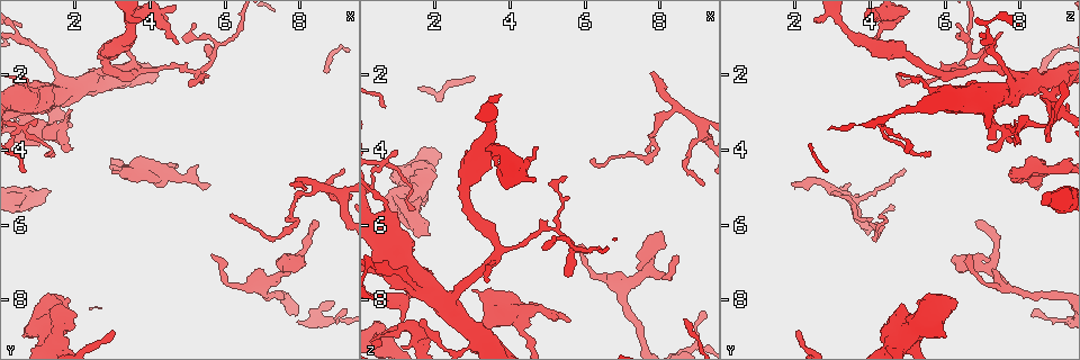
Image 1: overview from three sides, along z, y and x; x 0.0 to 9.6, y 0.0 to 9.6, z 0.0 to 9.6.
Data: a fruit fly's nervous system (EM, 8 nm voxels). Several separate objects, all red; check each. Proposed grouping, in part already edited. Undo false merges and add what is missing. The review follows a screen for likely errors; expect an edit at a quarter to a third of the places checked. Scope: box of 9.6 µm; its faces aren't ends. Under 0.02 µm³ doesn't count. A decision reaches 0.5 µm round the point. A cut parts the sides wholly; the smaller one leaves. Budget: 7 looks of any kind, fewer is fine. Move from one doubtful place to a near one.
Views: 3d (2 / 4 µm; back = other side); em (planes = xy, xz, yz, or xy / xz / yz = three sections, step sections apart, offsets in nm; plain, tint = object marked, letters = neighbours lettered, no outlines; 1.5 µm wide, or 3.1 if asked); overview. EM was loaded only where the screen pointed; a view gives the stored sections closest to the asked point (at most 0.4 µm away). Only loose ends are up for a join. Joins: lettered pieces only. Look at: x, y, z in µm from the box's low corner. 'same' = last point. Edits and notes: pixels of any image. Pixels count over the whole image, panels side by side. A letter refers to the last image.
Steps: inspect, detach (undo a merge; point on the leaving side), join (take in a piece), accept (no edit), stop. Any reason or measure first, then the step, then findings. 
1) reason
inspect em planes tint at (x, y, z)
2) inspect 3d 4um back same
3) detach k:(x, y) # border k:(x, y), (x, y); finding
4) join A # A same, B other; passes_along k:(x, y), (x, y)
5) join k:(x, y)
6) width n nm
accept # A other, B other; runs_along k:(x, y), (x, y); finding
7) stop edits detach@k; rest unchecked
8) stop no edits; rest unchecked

branch stops here
inspect 3d 2um at (8.55, 5.90, 6.80)

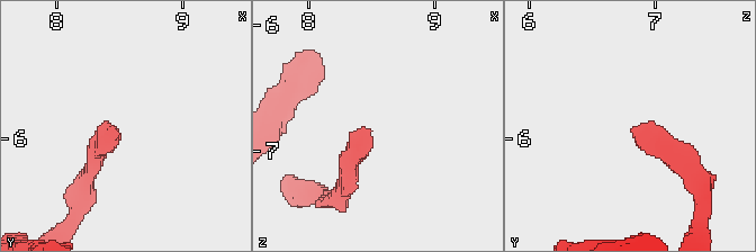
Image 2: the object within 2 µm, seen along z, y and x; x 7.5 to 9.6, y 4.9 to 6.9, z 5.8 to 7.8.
shape alone is not enough
inspect em planes tint at (8.48, 5.94, 6.84)

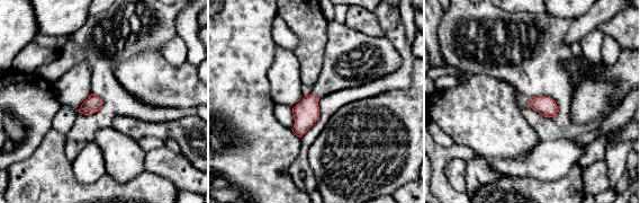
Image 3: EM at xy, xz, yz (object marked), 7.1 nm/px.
see the neighbours
inspect em planes letters same

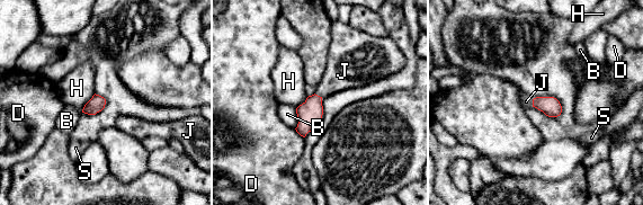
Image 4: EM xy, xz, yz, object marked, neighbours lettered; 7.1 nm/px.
longest_contact H 160 nm
join 4:(526, 101) # B other, D other, H other, J same, S other; passes_along 4:(550, 106), (533, 103), (526, 101); it goes on there

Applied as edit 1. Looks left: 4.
see it whole again
inspect overview

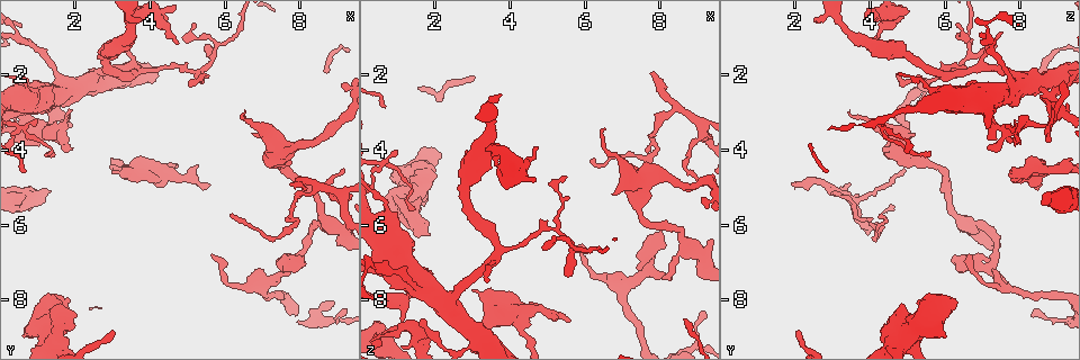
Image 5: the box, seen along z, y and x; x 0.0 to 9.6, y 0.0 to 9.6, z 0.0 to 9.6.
branch stops here
inspect 3d 4um at (7.70, 5.00, 1.95)

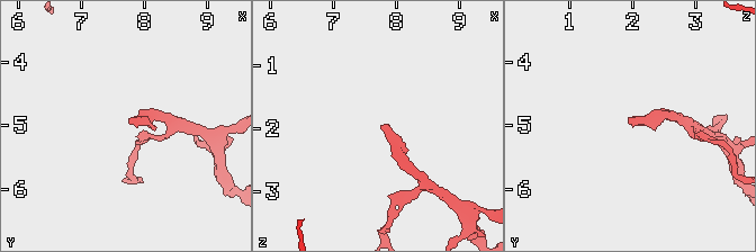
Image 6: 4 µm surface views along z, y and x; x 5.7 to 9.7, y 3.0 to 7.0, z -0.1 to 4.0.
inspect em planes letters at (7.75, 5.00, 1.95)

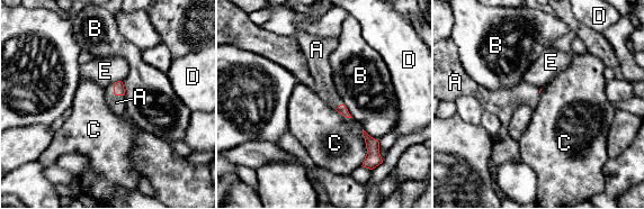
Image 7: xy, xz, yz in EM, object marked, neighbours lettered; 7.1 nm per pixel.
join 7:(116, 102) # A same, B other, C other, D other, E other; passes_along 7:(118, 87), (114, 93), (116, 102); it goes on there

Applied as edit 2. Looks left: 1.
stop edits join@4, join@7; rest unchecked

